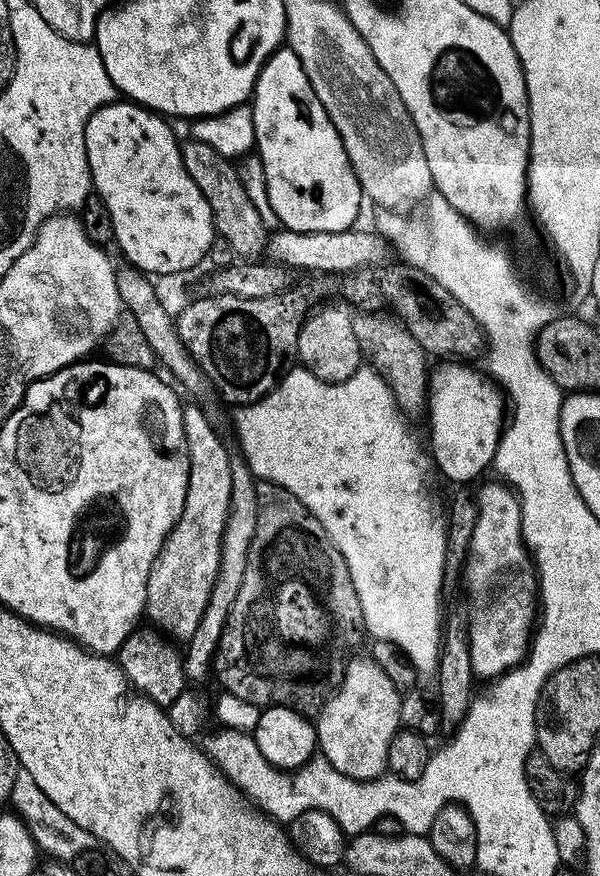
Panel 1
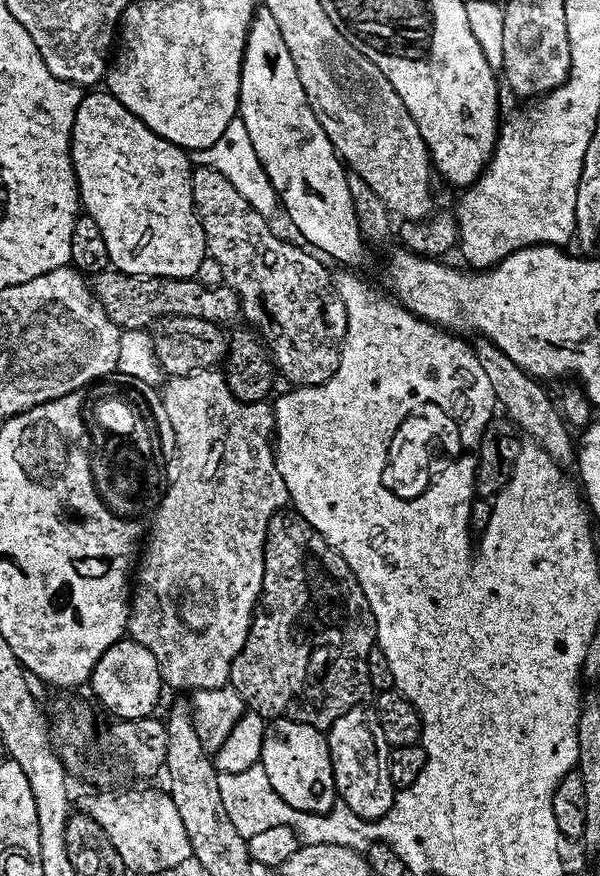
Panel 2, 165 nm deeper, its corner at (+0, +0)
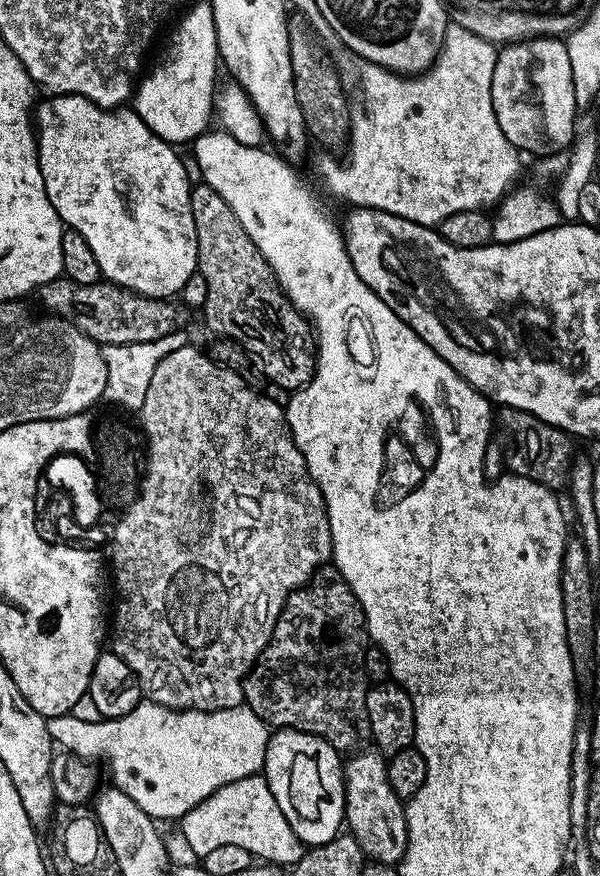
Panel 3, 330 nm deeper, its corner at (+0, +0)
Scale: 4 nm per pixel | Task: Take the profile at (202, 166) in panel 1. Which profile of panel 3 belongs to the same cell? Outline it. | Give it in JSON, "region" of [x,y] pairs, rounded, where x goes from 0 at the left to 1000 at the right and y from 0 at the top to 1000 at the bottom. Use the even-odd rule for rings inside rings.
{"region":[[[333,208],[320,215],[317,235],[323,244],[323,258],[327,259],[327,304],[337,315],[343,317],[345,337],[343,345],[337,353],[340,365],[353,379],[372,380],[378,387],[392,388],[403,394],[440,422],[442,430],[453,434],[467,443],[492,445],[503,443],[520,435],[527,425],[527,409],[530,398],[523,376],[512,361],[505,361],[478,338],[467,332],[460,323],[460,314],[453,311],[452,304],[443,299],[440,291],[423,281],[417,267],[403,263],[403,253],[377,235],[377,231],[348,210]]]}

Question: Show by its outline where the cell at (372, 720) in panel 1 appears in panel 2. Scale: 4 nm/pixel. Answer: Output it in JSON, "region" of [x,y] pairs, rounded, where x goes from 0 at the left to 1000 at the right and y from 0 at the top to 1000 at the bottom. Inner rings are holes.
{"region":[[[595,806],[577,811],[543,832],[547,855],[553,866],[553,882],[560,894],[560,908],[597,934],[628,936],[653,924],[663,903],[650,888],[647,865],[650,850],[637,838],[637,824],[625,807]]]}

